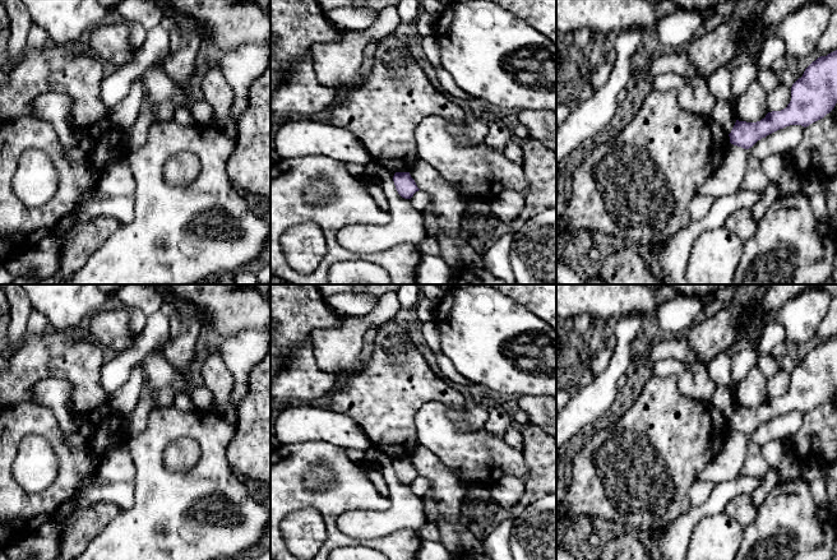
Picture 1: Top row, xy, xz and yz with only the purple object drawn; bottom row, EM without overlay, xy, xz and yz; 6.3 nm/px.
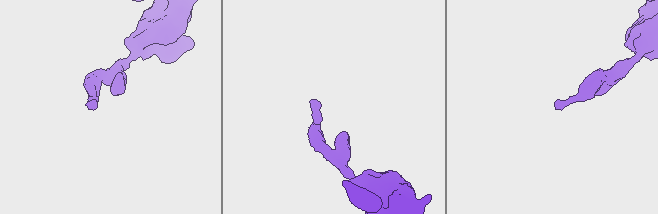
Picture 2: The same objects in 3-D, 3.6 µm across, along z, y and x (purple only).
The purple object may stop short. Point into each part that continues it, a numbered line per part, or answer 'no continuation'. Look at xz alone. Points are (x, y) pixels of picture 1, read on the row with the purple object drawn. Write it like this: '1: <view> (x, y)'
no continuation

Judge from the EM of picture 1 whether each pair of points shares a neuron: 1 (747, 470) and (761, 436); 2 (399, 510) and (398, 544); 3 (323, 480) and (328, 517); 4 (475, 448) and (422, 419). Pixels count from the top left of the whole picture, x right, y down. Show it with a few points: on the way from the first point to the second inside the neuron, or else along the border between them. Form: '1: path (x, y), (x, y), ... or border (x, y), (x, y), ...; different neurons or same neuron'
1: border (749, 442), (757, 443), (761, 447); different neurons
2: border (417, 535), (410, 530), (396, 530), (370, 540); different neurons
3: border (304, 475), (308, 487), (327, 487), (334, 481); different neurons
4: path (462, 448), (452, 447), (435, 430); same neuron

